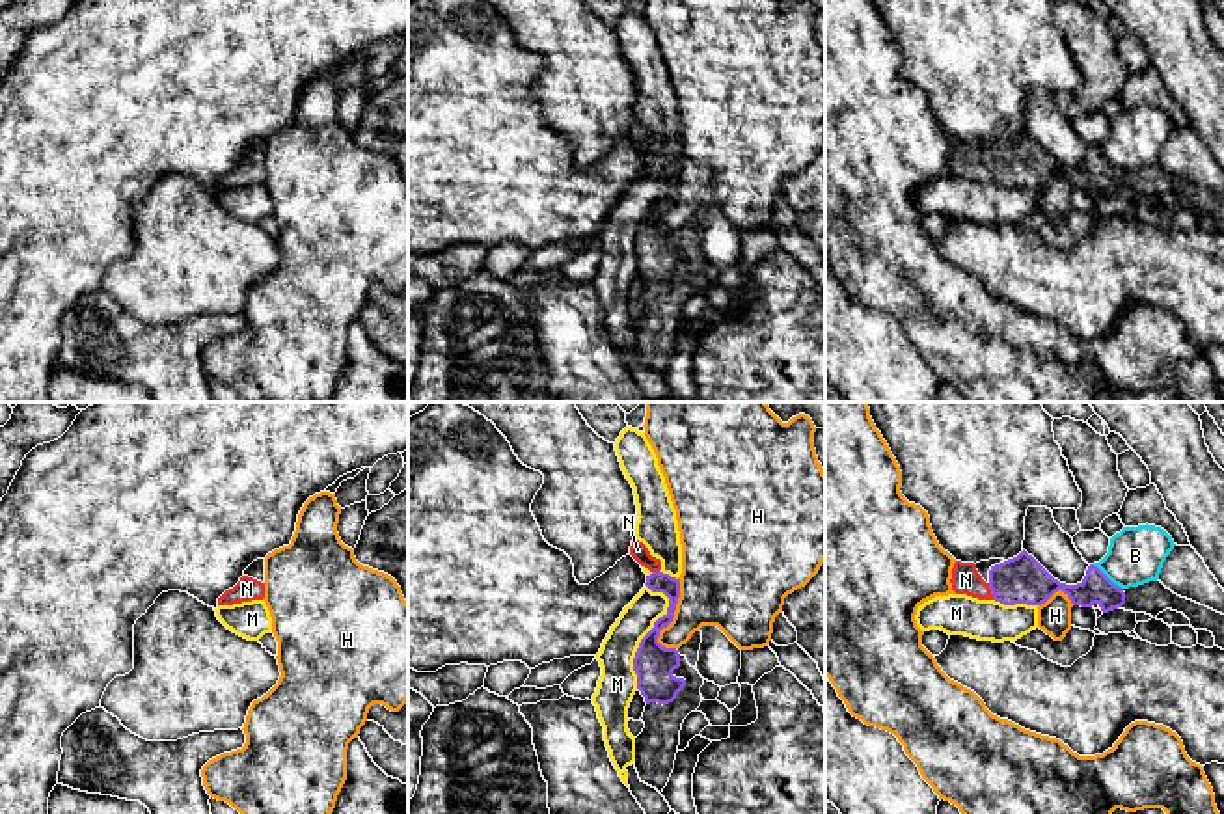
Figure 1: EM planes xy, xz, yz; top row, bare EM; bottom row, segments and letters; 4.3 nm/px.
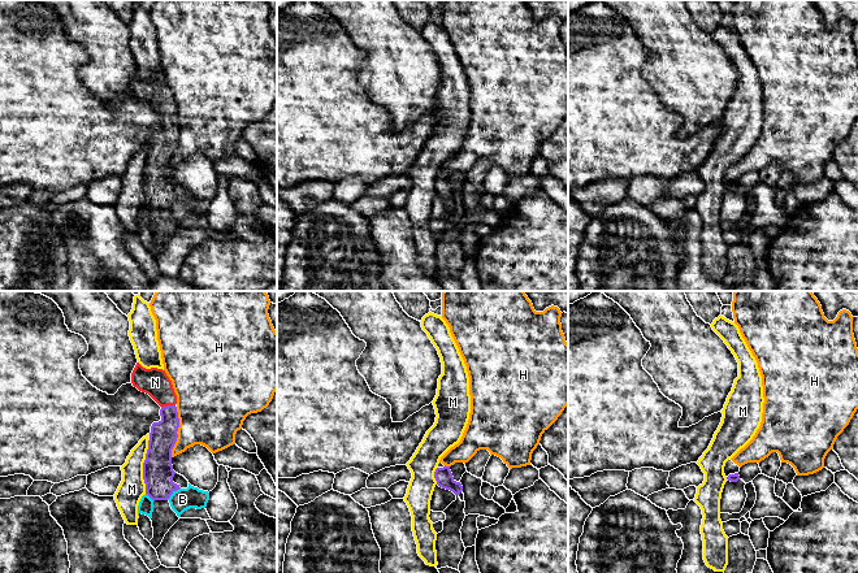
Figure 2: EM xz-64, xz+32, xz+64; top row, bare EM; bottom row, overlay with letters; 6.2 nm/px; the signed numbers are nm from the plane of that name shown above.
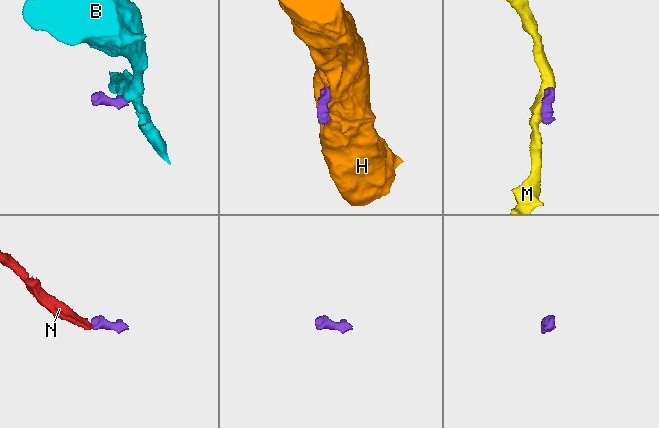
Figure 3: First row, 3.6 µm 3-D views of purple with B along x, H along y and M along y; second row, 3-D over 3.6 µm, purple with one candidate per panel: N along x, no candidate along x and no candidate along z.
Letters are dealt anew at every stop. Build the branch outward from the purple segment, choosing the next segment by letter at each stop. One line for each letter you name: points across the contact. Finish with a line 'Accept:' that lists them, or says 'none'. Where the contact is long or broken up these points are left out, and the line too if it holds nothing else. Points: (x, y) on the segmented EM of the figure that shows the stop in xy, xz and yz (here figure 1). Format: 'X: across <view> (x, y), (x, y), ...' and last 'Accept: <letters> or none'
N: across yz (1021, 580), (992, 591), (982, 591), (965, 580)
Accept: N

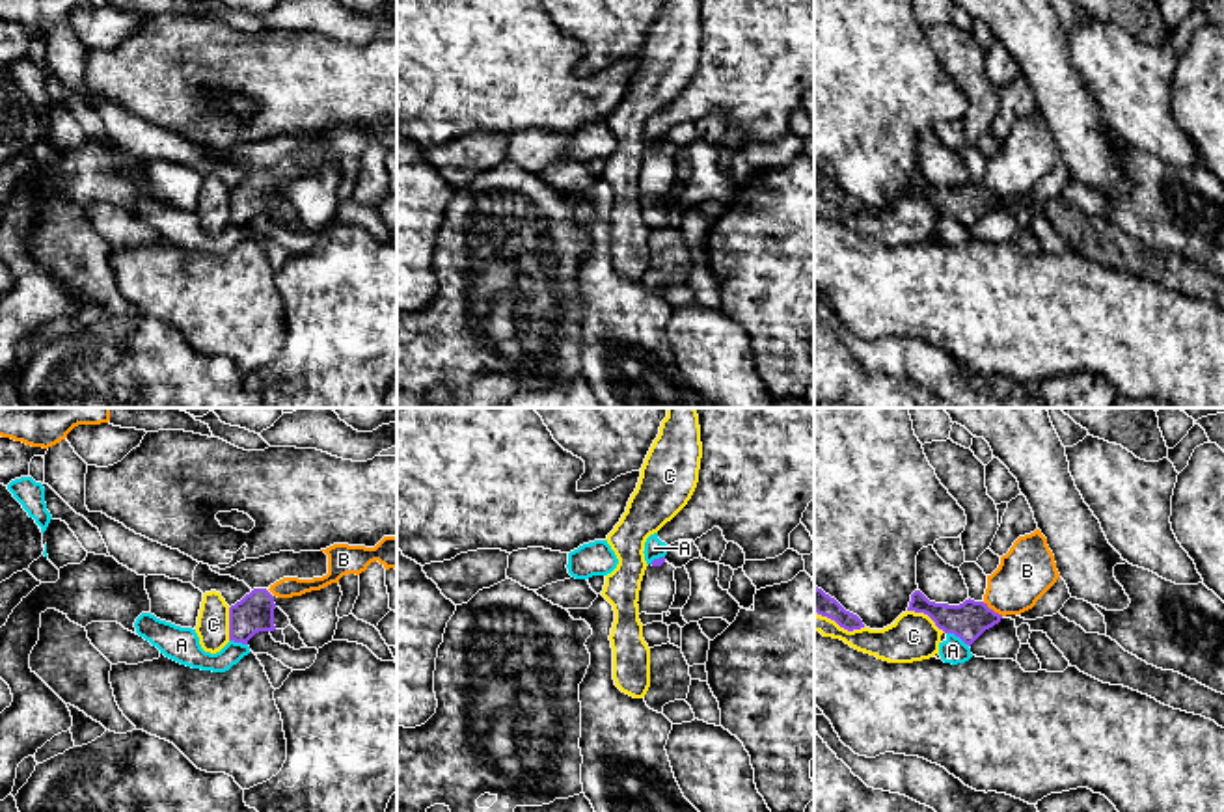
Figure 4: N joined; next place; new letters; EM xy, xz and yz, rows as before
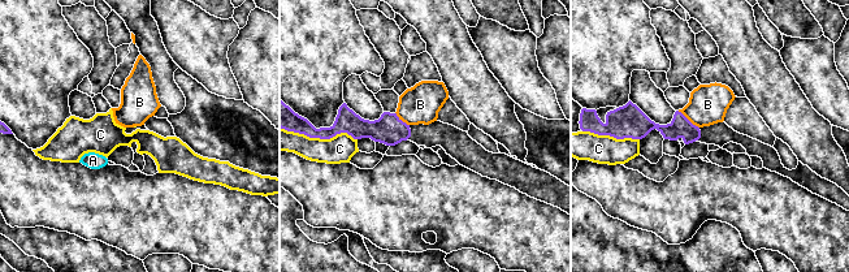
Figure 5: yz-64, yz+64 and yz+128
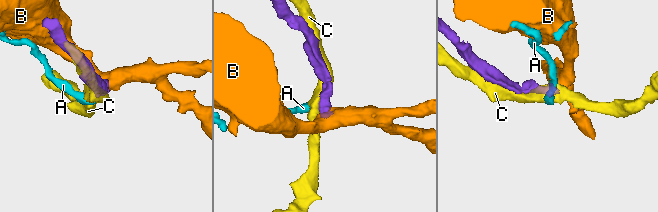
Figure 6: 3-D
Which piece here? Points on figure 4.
Accept: none

